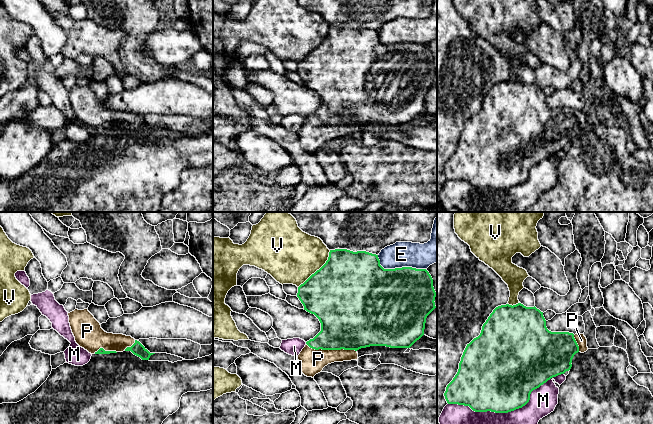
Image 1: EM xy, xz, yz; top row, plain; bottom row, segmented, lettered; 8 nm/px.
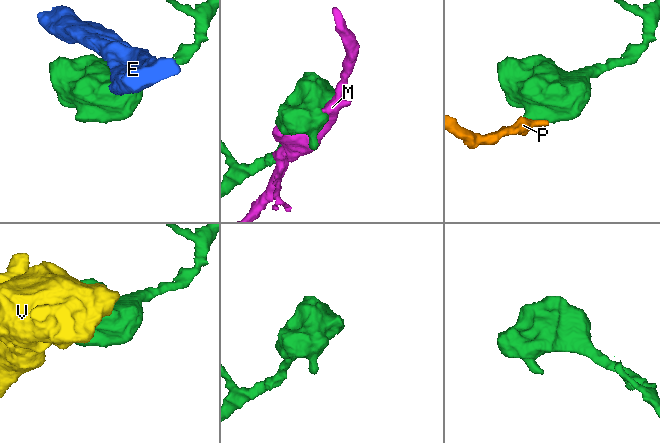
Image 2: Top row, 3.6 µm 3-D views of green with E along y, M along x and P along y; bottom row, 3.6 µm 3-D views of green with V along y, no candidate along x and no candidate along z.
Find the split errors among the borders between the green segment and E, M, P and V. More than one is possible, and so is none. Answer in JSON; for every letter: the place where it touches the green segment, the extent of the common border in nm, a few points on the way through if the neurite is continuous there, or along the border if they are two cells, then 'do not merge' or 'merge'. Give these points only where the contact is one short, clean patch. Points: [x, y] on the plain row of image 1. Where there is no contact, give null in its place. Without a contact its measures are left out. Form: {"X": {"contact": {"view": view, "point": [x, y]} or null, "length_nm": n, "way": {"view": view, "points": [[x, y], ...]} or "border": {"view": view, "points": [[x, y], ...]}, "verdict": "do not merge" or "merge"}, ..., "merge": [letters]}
{"E": {"contact": {"view": "xz", "point": [398, 44]}, "length_nm": 400, "verdict": "do not merge"}, "M": {"contact": {"view": "yz", "point": [508, 187]}, "length_nm": 950, "verdict": "do not merge"}, "P": {"contact": {"view": "xz", "point": [331, 125]}, "length_nm": 420, "way": {"view": "xz", "points": [[348, 99], [331, 125], [325, 125], [312, 138]]}, "verdict": "merge"}, "V": {"contact": {"view": "xz", "point": [317, 46]}, "length_nm": 400, "verdict": "do not merge"}, "merge": ["P"]}

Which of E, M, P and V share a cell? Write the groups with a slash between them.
E / M / P / V

